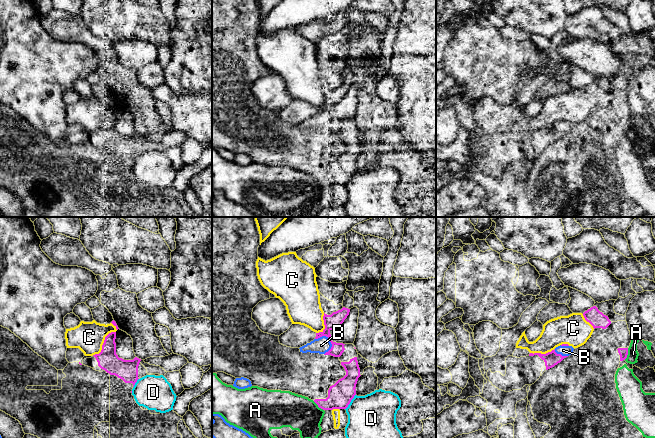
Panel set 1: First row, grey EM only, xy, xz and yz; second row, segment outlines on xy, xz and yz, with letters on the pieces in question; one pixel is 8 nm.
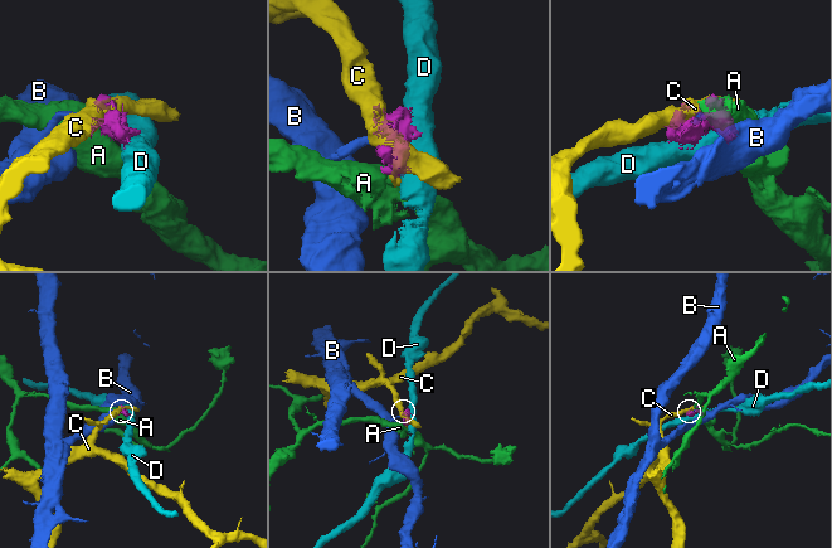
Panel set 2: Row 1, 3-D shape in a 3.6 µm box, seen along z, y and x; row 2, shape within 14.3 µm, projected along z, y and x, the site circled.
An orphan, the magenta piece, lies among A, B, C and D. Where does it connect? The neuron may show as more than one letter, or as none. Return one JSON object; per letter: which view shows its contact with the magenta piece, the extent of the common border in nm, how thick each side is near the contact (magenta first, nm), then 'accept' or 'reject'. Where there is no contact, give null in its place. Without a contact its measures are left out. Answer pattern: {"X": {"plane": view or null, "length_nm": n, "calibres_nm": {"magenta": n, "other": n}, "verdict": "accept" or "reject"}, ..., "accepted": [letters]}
{"A": {"plane": "yz", "length_nm": 100, "calibres_nm": {"magenta": 80, "other": 90}, "verdict": "reject"}, "B": {"plane": "xz", "length_nm": 160, "calibres_nm": {"magenta": 120, "other": 130}, "verdict": "reject"}, "C": {"plane": "xy", "length_nm": 280, "calibres_nm": {"magenta": 170, "other": 240}, "verdict": "accept"}, "D": {"plane": "xz", "length_nm": 150, "calibres_nm": {"magenta": 200, "other": 360}, "verdict": "reject"}, "accepted": ["C"]}

